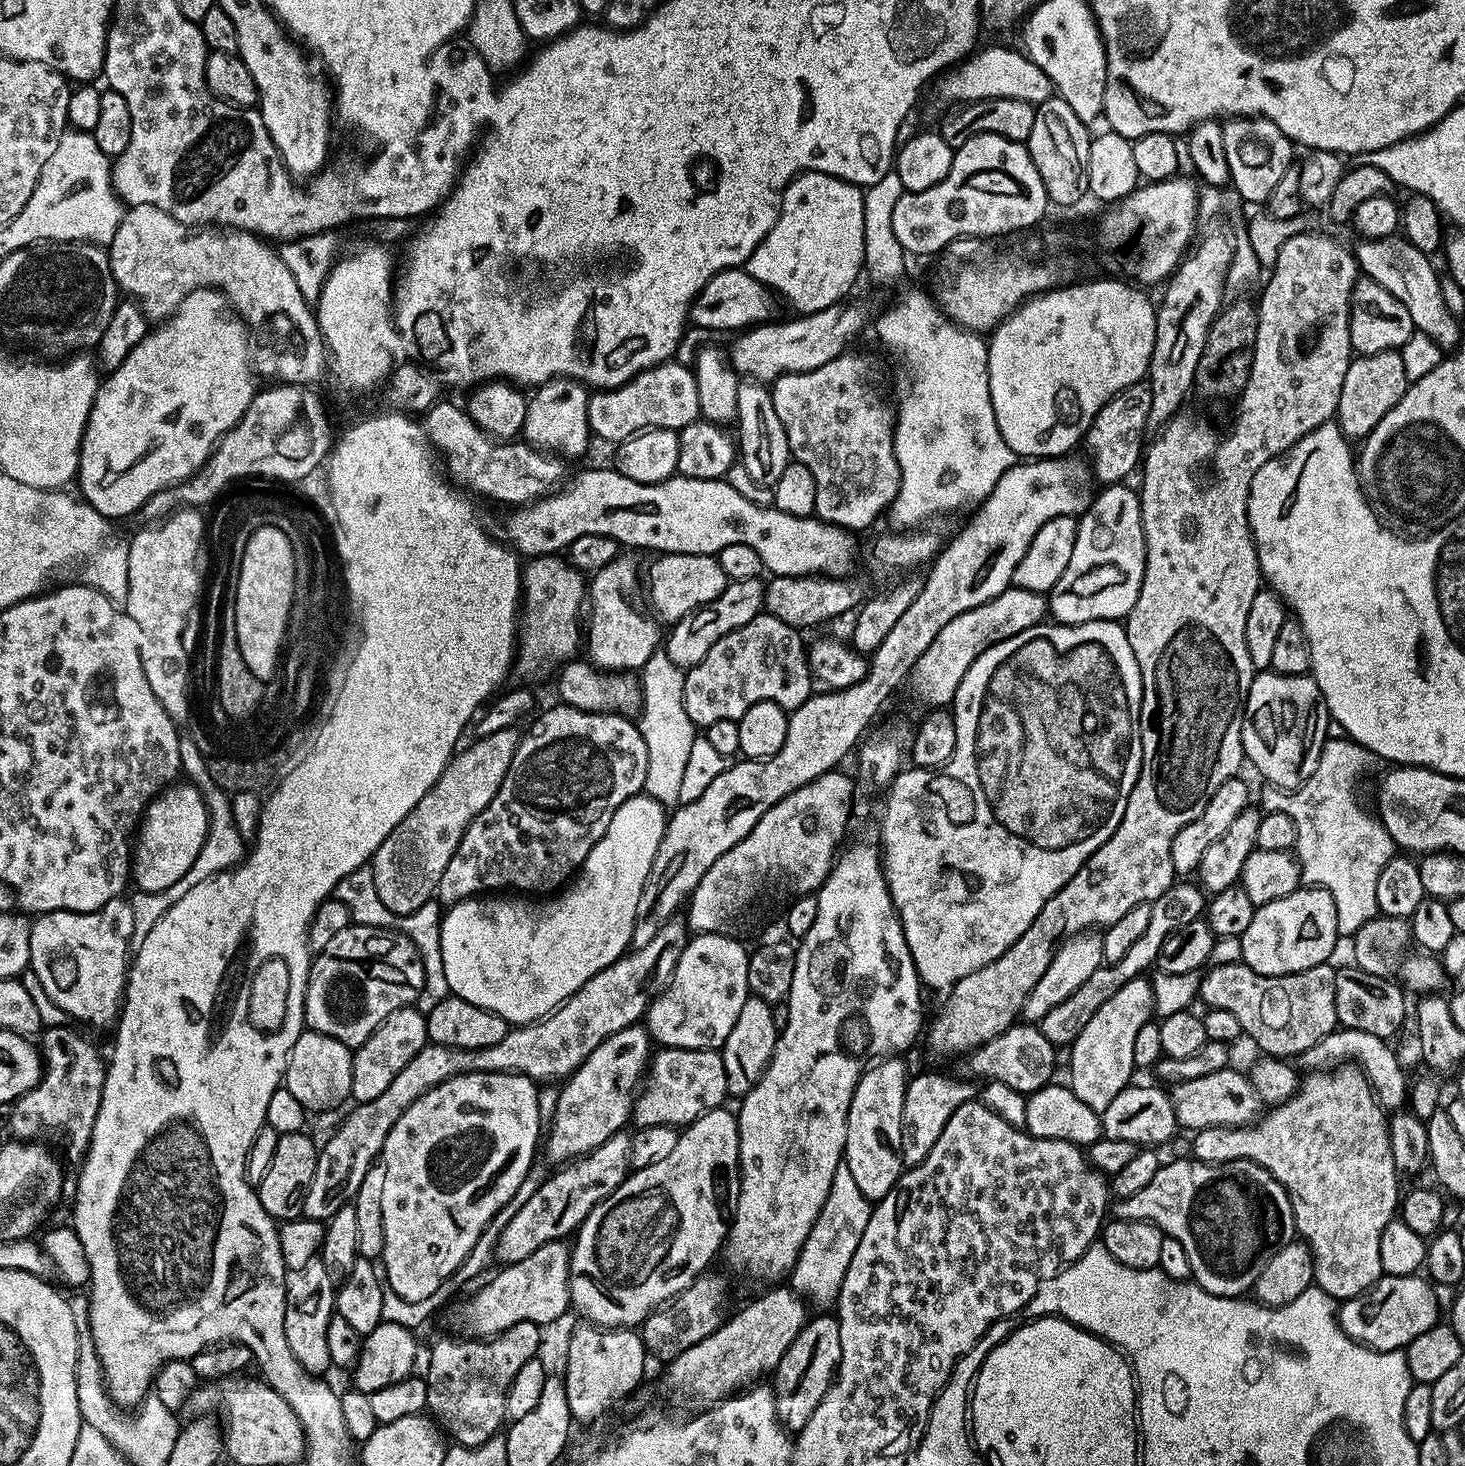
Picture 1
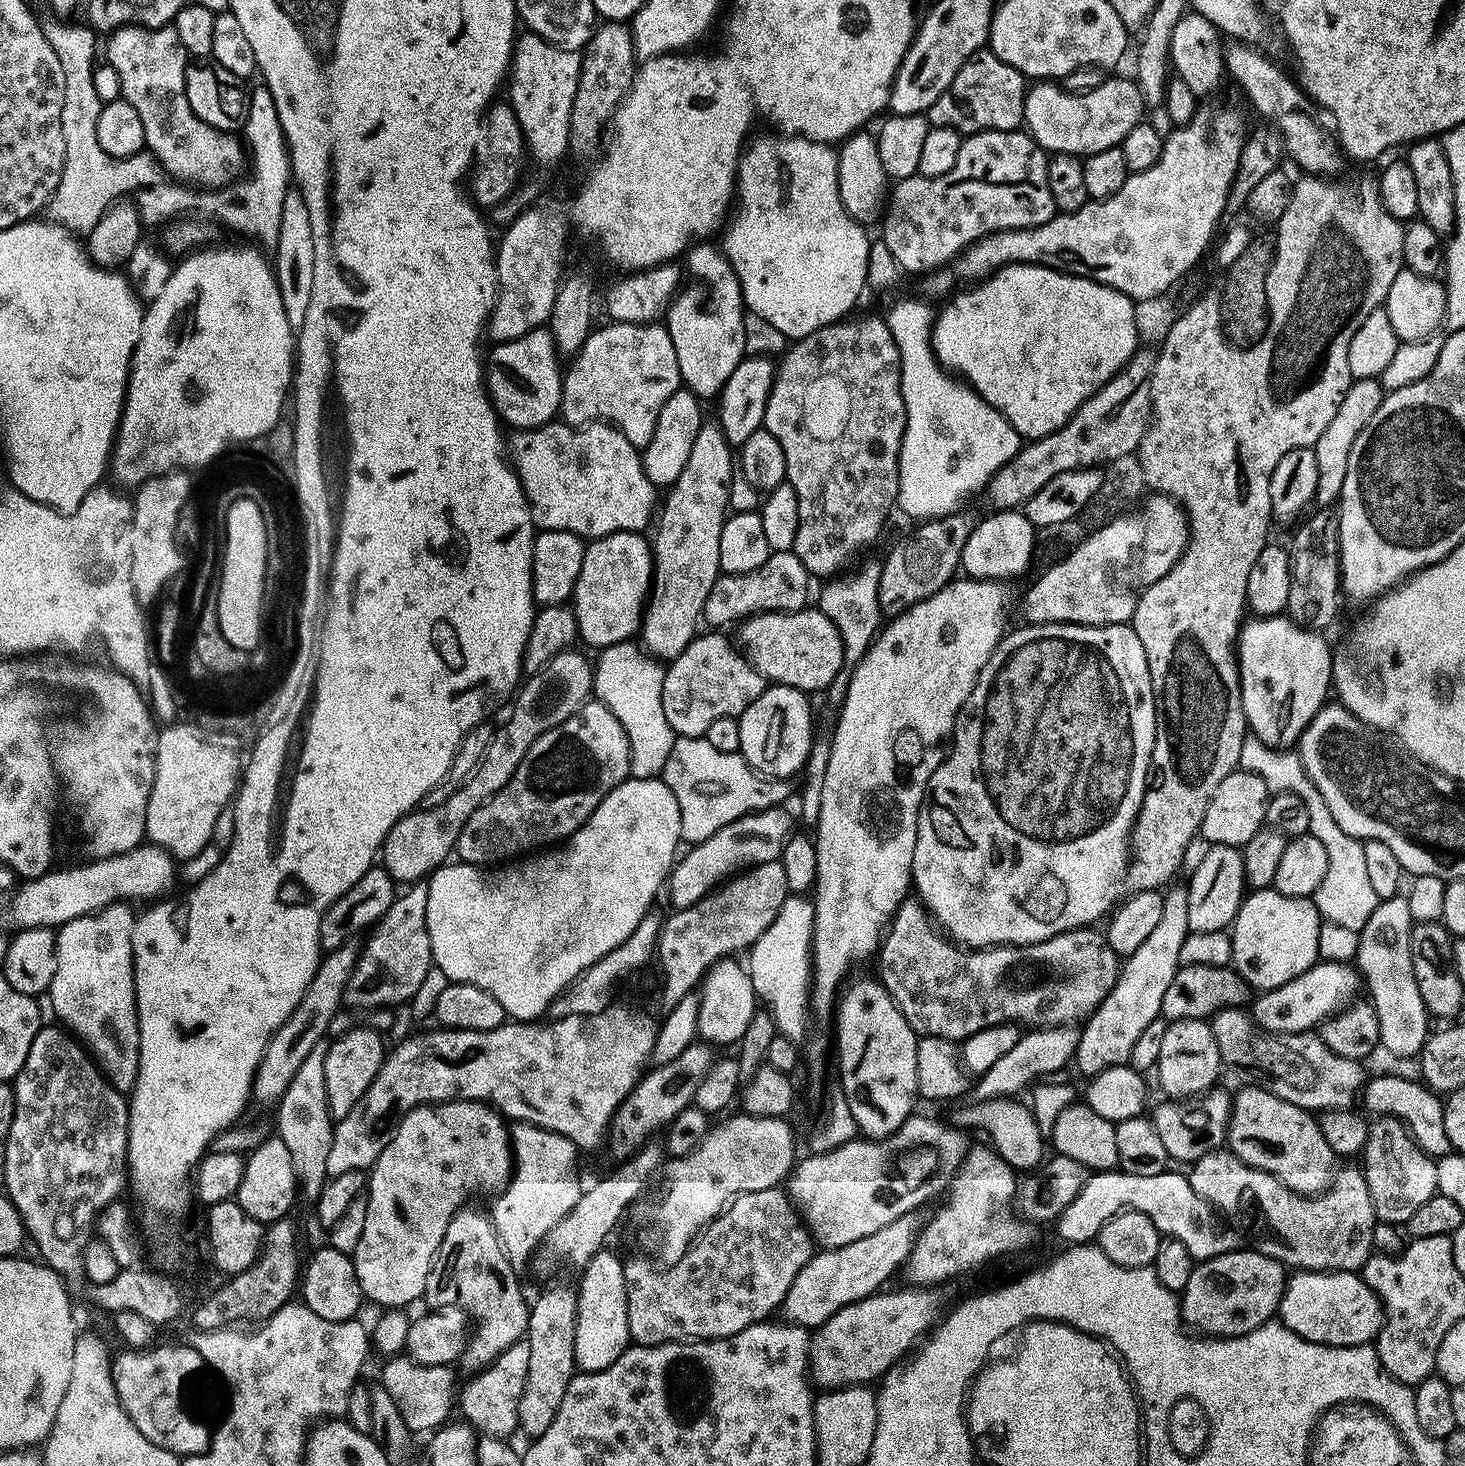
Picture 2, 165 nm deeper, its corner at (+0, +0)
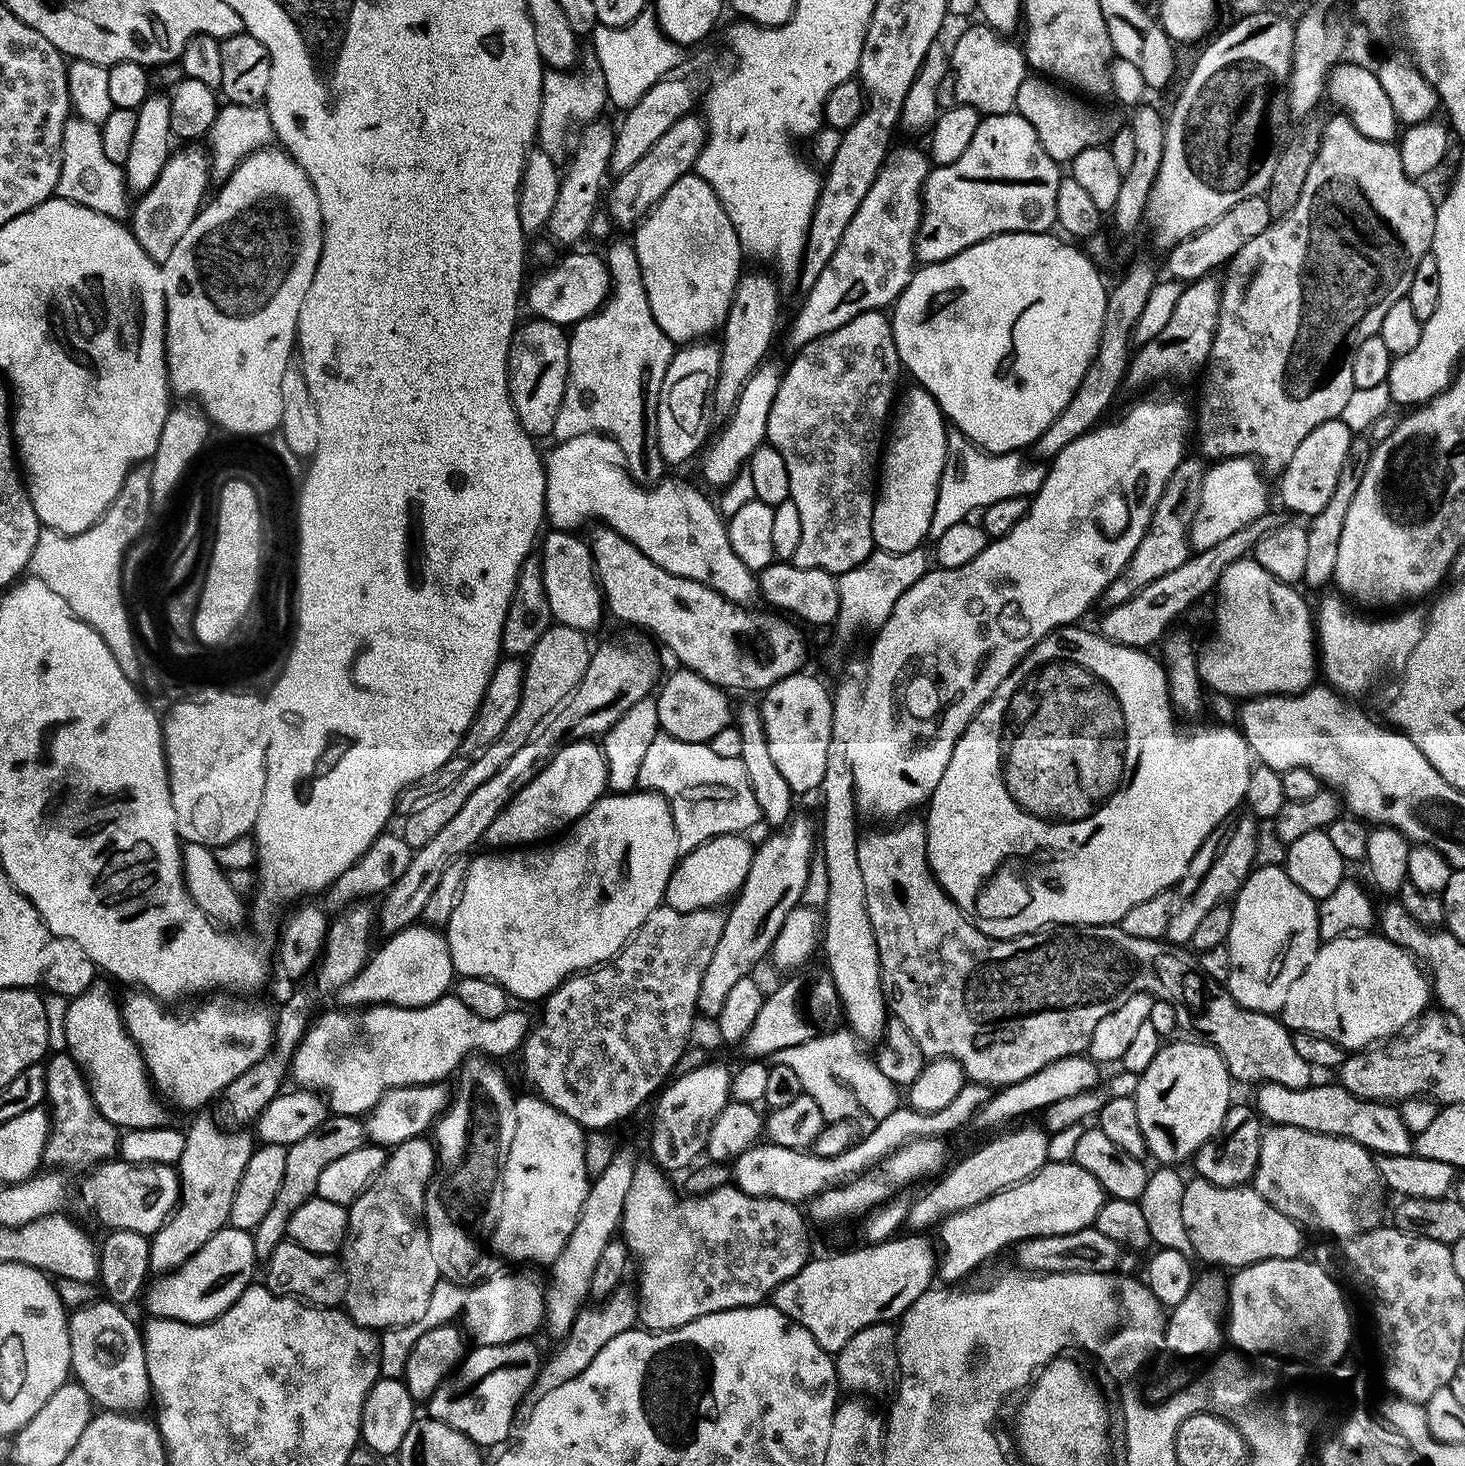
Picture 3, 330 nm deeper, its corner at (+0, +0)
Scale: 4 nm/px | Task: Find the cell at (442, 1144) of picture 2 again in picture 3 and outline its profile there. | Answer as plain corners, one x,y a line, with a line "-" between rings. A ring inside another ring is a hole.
431,1139
402,1142
387,1153
375,1180
348,1208
348,1235
342,1249
342,1304
358,1326
369,1330
398,1328
419,1319
426,1310
438,1273
428,1249
424,1195
436,1166

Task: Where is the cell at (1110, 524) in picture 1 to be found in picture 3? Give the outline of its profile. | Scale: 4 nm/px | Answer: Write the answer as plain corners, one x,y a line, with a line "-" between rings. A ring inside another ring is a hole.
1231,456
1228,460
1215,461
1211,467
1212,469
1209,472
1207,469
1198,481
1198,495
1195,497
1195,508
1190,516
1188,538
1196,552
1217,546
1218,542
1229,538
1235,531
1242,530
1270,508
1268,484
1264,481
1265,473
1255,459

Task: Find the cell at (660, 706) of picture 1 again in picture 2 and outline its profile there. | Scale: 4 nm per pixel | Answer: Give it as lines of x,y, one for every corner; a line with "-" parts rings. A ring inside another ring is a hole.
636,642
612,644
597,656
600,657
595,657
592,678
594,696
611,710
614,718
618,718
626,734
630,746
631,775
637,780
659,777
677,737
670,722
666,722
666,710
662,710
665,665

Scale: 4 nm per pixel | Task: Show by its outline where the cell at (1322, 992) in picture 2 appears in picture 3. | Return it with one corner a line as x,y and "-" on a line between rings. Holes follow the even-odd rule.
1347,934
1321,943
1314,954
1314,958
1308,963
1308,968
1302,970
1302,974
1298,974
1298,978
1294,978
1290,990
1286,990
1286,1002
1282,1009
1282,1023
1285,1028
1295,1030
1296,1032
1310,1032
1313,1036
1324,1036
1327,1040
1333,1040
1336,1045
1345,1050
1364,1050
1369,1046
1375,1045
1377,1042
1387,1041
1389,1038
1403,1033
1409,1025
1425,1012
1429,1007
1430,980
1422,971
1417,957
1406,951
1406,949
1400,948
1394,942
1390,942
1385,936
1379,934
1370,935
1372,934

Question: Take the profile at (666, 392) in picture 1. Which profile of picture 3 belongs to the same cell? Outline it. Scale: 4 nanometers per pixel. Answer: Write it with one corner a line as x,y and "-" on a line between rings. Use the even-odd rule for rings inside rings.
631,243
610,245
606,263
608,273
612,275
612,291
608,299
599,312
592,312
585,320
579,320
568,336
568,381
562,406
558,406
558,418
554,418
552,436
557,441
569,440
583,432
597,431
611,436
615,447
624,451
628,474
641,484
651,486
666,471
664,459
658,450
656,399
662,378
672,360
674,345
666,338
658,322
654,322
654,314
650,314
650,302
646,298
646,286
642,282
635,247

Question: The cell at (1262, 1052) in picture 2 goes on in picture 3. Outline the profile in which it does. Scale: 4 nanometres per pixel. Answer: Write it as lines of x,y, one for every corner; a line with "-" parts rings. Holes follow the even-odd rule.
912,818
901,819
897,823
901,823
897,828
888,828
885,832
872,832
869,836
861,835
857,842
857,854
865,886
865,906
869,912
870,925
873,927
874,941
877,943
881,989
884,991
887,1007
890,1009
891,1015
906,1026
925,1057
948,1057
957,1060
960,1056
976,1056
976,1016
992,1016
992,1020
996,1020
996,1016
1000,1016
1000,1080
1007,1080
1009,1084
1022,1082
1058,1059
1081,1055
1091,1042
1094,1028
1102,1018
1106,1017
1106,1014
1118,1010
1127,999
1137,999
1141,994
1153,992
1151,995
1155,999
1165,1000
1173,1004
1176,1010
1176,1022
1181,1029
1184,1027
1186,1031
1193,1032
1191,1034
1193,1037
1216,1048
1233,1081
1239,1082
1241,1080
1244,1084
1252,1084
1251,1086
1281,1084
1287,1088
1306,1088
1313,1083
1314,1069
1312,1065
1306,1062
1306,1058
1302,1058
1302,1054
1298,1052
1292,1041
1293,1033
1285,1028
1275,1015
1244,1008
1228,993
1227,987
1220,982
1211,985
1213,987
1212,996
1200,997
1200,987
1203,986
1205,977
1198,971
1197,965
1194,963
1193,953
1187,947
1160,940
1134,938
1122,931
1119,926
1111,924
1064,926
1059,930
1041,930
1025,936
1015,936
1012,940
996,940
994,937
978,931
975,923
946,895
944,887
932,875
932,867
928,865
927,823
923,819
908,819

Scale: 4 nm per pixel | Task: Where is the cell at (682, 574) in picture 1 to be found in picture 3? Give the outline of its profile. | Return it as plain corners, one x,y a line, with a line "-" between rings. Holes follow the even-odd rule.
552,530
538,548
542,566
542,582
546,598
550,602
553,621
565,624
574,630
591,634
606,616
604,593
600,591
600,581
596,578
596,564
592,560
592,549
587,539
579,540
568,530

